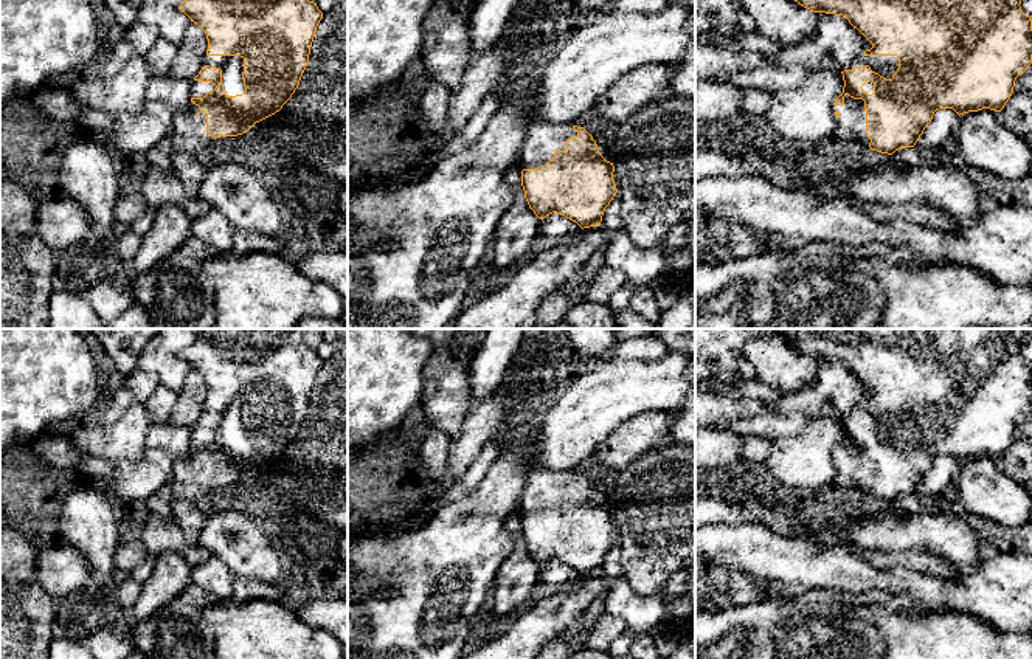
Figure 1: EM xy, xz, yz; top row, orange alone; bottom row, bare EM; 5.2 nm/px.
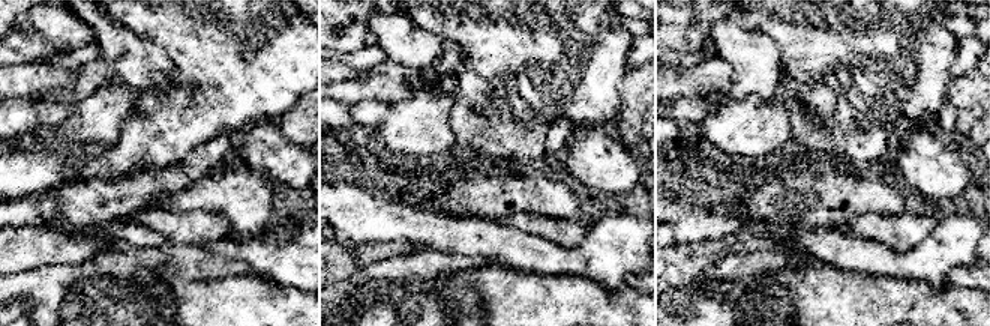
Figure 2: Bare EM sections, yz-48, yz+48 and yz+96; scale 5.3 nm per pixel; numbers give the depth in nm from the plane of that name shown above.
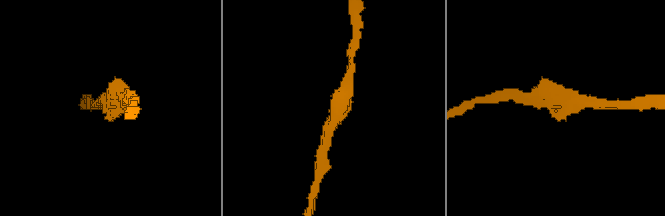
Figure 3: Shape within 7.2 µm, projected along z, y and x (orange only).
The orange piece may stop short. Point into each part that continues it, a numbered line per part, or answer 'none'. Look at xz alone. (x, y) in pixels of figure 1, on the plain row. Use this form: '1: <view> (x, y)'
1: xz (542, 486)

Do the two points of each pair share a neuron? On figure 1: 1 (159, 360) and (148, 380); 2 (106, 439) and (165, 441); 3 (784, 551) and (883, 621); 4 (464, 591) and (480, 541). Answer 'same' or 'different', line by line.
1: different
2: different
3: different
4: same

